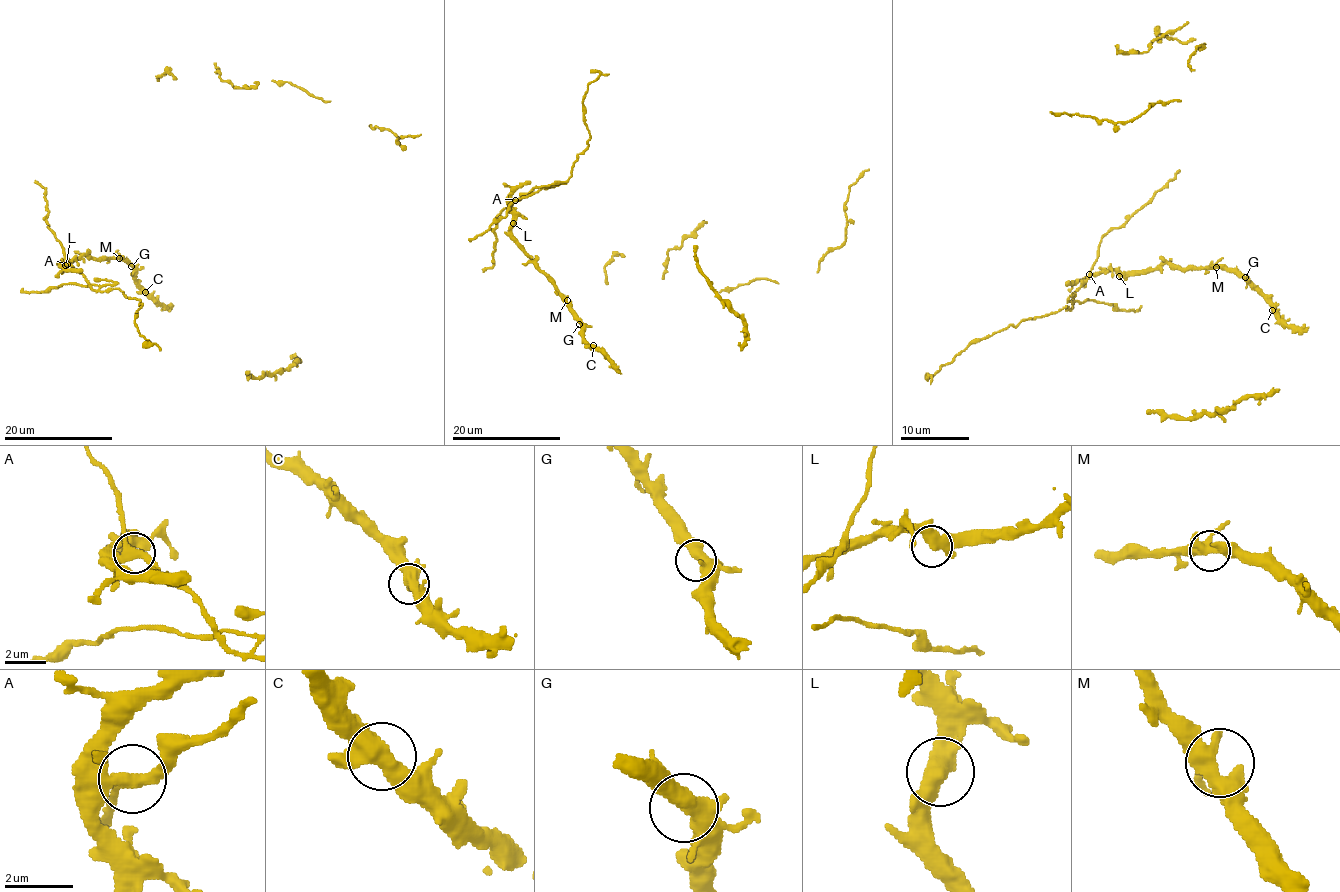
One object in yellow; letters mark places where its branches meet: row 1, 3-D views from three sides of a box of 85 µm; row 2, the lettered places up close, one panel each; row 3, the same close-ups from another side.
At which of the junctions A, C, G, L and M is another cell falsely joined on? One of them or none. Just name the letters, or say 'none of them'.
A

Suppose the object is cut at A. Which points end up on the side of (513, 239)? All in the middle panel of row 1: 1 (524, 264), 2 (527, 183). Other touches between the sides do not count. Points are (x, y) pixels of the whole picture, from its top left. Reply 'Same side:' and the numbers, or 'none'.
Same side: 1, 2

